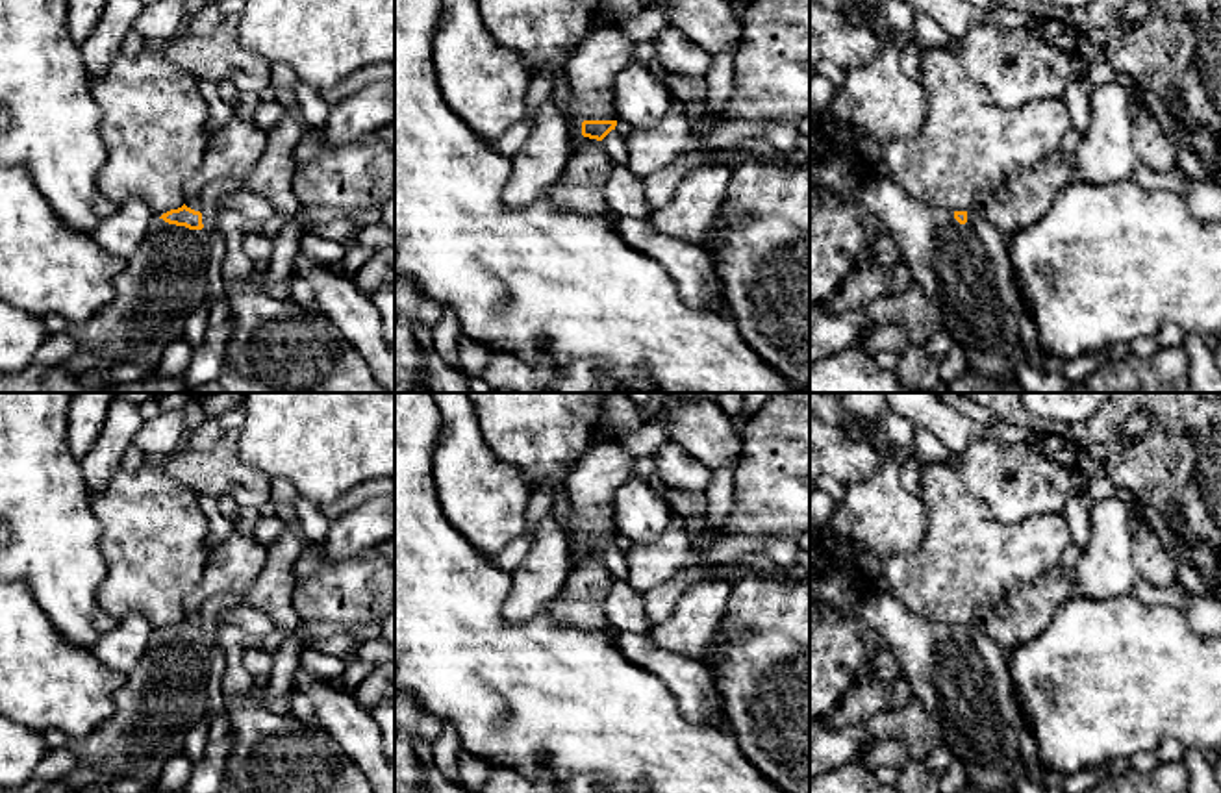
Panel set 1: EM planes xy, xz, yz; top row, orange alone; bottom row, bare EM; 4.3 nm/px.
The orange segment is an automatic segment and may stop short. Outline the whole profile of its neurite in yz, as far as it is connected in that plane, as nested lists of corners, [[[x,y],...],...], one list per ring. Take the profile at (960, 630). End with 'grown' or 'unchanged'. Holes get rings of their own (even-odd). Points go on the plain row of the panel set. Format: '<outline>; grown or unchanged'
[[[891,595],[869,598],[865,619],[886,639],[952,758],[963,763],[967,782],[986,793],[1017,793],[1021,711],[1004,650],[976,624],[952,628],[919,619]]]; grown

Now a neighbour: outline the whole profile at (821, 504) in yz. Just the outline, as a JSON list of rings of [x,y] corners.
[[[815,487],[810,493],[810,528],[812,530],[817,532],[826,528],[834,511],[834,504],[836,500],[821,487]]]

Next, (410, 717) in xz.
[[[395,695],[395,734],[398,730],[408,732],[413,739],[432,745],[439,737],[443,723],[424,711],[413,699]]]

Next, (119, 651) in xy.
[[[132,613],[119,621],[113,632],[102,636],[91,650],[109,671],[130,674],[154,637],[156,632],[148,621]]]

